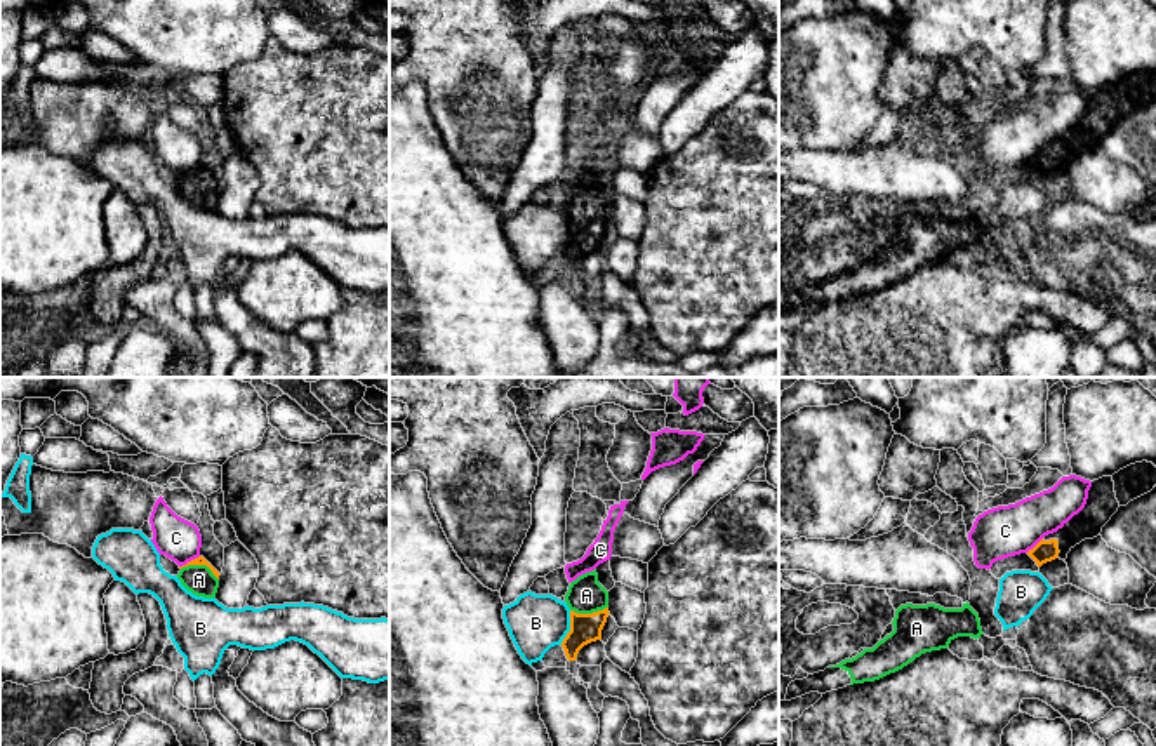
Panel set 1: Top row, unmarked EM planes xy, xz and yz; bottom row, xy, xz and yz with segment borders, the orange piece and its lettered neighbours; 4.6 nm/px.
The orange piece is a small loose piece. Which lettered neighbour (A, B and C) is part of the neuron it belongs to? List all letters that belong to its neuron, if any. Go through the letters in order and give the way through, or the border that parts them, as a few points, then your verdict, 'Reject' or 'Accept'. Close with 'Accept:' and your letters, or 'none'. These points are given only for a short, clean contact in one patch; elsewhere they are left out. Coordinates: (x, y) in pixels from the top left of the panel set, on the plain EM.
A: Path across: xy (200, 171), (200, 174), (199, 190). Accept
B: Boundary: xz (571, 221), (571, 240), (560, 254). Reject
C: Boundary: xy (199, 166), (179, 178). Reject
Accept: A

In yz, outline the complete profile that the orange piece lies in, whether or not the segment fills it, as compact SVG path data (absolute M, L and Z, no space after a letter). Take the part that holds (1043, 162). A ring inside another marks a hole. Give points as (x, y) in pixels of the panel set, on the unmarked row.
M1142 71L1130 75L1113 87L1092 92L1085 118L1074 125L1062 139L1045 146L1027 165L1041 177L1060 169L1085 150L1100 146L1102 137L1111 130L1119 117L1151 103L1156 96L1156 77Z

